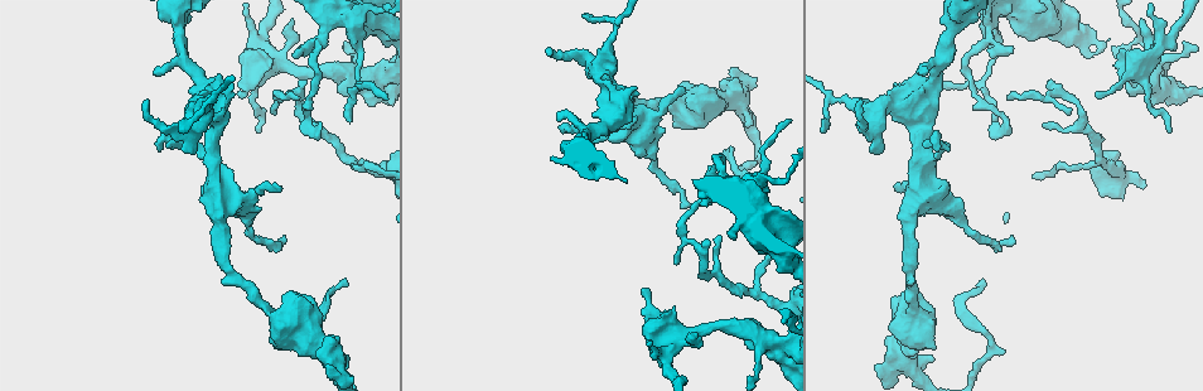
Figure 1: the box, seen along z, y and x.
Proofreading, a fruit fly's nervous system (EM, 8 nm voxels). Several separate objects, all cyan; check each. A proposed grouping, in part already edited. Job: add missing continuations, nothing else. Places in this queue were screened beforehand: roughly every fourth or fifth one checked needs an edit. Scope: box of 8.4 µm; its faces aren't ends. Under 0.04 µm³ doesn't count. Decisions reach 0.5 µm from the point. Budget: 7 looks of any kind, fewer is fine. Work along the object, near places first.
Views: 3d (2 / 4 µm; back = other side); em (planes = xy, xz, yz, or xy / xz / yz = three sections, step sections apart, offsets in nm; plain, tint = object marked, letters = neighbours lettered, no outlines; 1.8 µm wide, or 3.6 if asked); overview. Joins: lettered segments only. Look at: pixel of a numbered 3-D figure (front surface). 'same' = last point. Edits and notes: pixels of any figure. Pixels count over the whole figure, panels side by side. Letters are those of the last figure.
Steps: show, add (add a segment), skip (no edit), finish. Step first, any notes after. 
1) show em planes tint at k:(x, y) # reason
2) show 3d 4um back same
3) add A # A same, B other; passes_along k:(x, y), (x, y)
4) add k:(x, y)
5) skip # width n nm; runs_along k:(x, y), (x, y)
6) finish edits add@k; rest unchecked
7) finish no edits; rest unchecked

show em planes letters at 1:(1096, 97) # free end

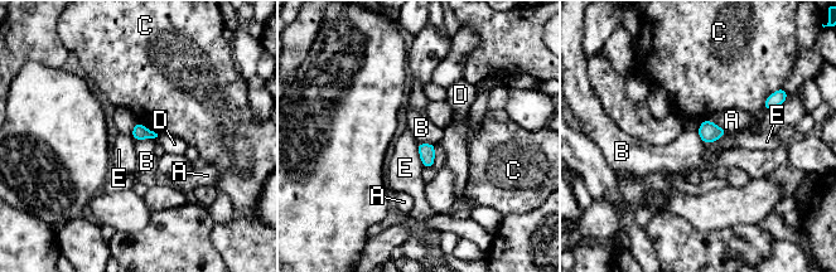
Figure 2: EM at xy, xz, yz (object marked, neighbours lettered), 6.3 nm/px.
skip # width 100 nm; A other, B other, C other, D other, E other; border 2:(155, 136), (135, 141); none of them fits

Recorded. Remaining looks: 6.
show em xz step 16 letters at 1:(159, 149) # thin end

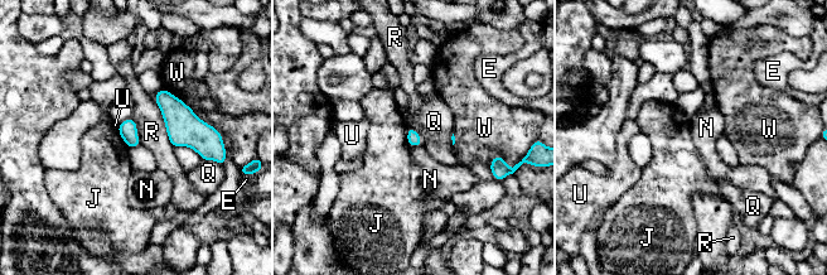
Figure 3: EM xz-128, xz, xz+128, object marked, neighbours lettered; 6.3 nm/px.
show em planes letters same # cut it another way

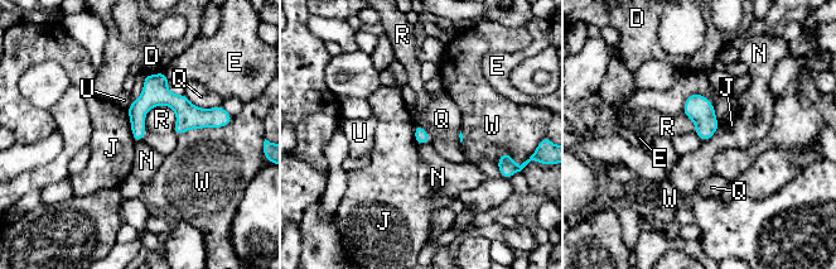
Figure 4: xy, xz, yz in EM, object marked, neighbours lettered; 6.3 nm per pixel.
skip # width 80 nm; D other, E other, J other, N other, Q other, R other, U other, W other; border 4:(183, 94), (201, 107), (221, 106); no lettered segment goes on from it

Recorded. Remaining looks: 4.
show em planes tint at 1:(378, 80) # four arms meet

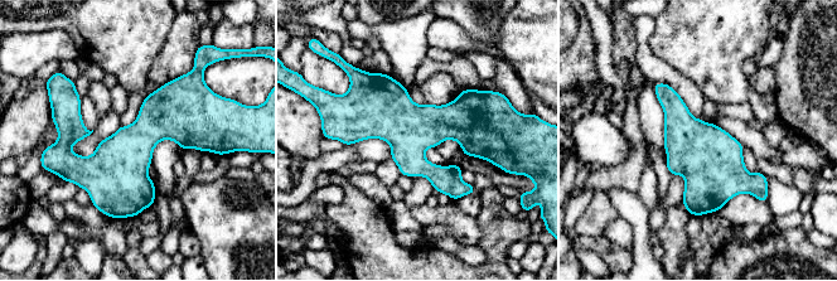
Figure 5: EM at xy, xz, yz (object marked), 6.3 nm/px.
show em planes letters same

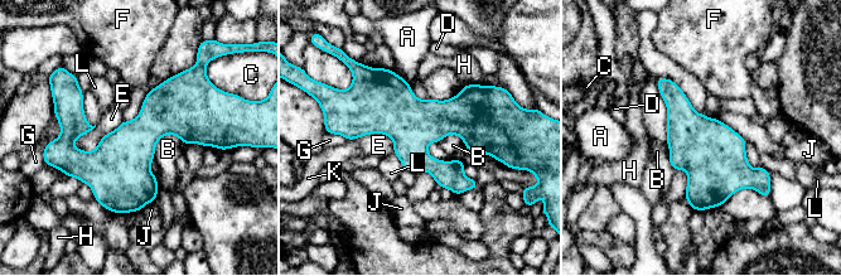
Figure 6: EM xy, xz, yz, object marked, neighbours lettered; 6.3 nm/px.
skip # A other, B other, C other, D other, E other, F other, G other, H other, J other, K other, L other; none of them fits

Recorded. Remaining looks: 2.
finish no edits; rest unchecked

